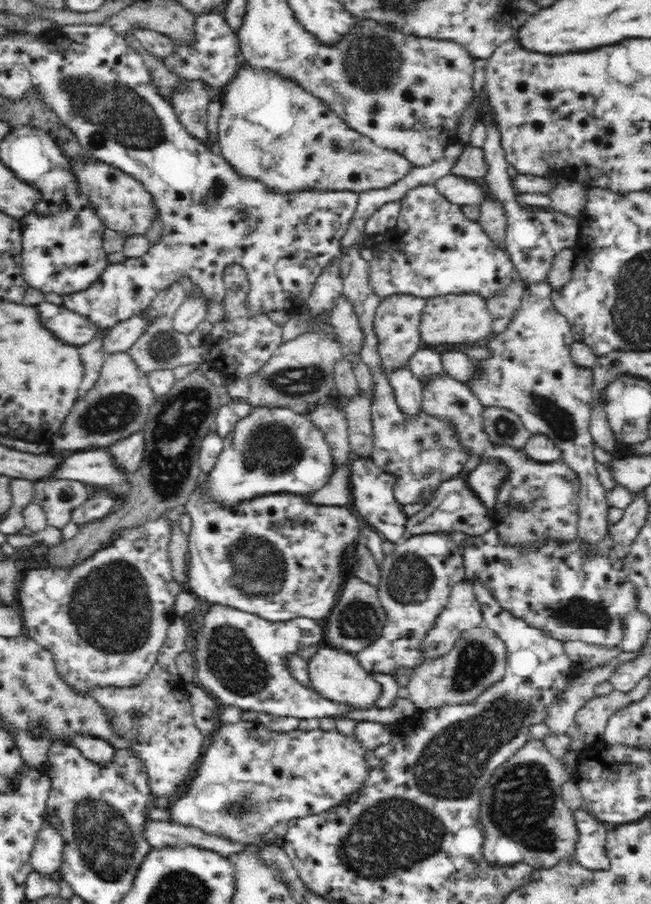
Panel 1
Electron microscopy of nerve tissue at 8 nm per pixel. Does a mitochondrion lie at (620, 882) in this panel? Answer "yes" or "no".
yes

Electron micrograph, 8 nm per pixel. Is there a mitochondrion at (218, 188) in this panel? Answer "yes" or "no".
yes

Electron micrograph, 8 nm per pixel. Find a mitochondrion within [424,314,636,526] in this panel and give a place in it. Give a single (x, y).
(562, 425)

